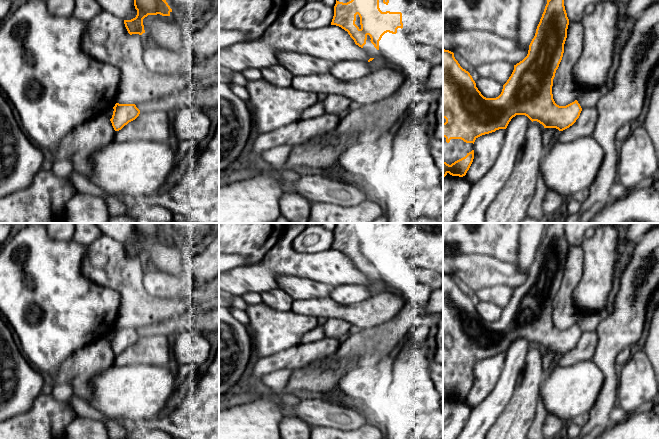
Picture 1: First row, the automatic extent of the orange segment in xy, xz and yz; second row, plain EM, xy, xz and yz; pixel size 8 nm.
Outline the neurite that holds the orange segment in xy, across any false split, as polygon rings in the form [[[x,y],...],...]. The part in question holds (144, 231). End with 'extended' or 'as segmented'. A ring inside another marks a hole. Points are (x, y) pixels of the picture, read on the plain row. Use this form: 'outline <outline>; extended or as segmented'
outline [[[134,223],[137,239],[131,244],[124,244],[125,251],[130,259],[145,257],[143,243],[148,239],[170,240],[172,233],[165,223]]]; as segmented

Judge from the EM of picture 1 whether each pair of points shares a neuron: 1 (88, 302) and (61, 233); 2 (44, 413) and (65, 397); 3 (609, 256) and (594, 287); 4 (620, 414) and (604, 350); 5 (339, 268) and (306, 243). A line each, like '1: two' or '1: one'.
1: two
2: two
3: one
4: two
5: two

